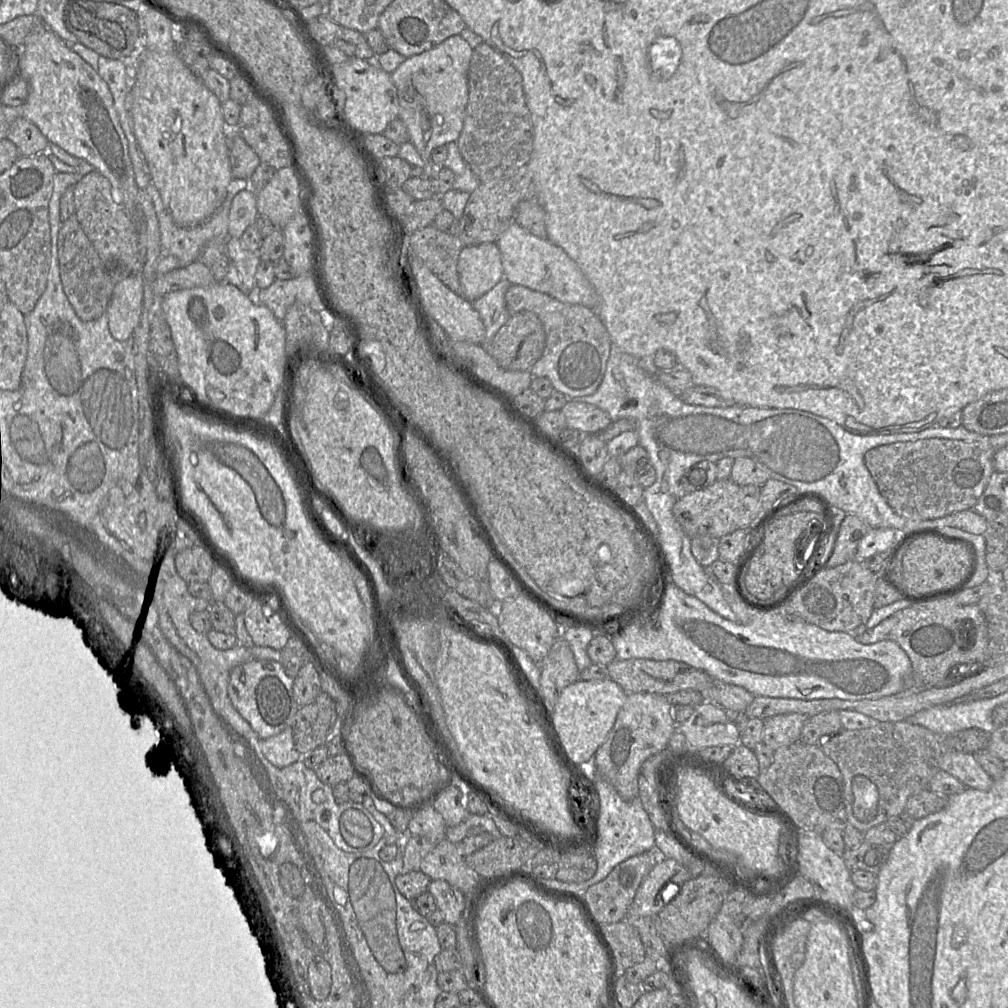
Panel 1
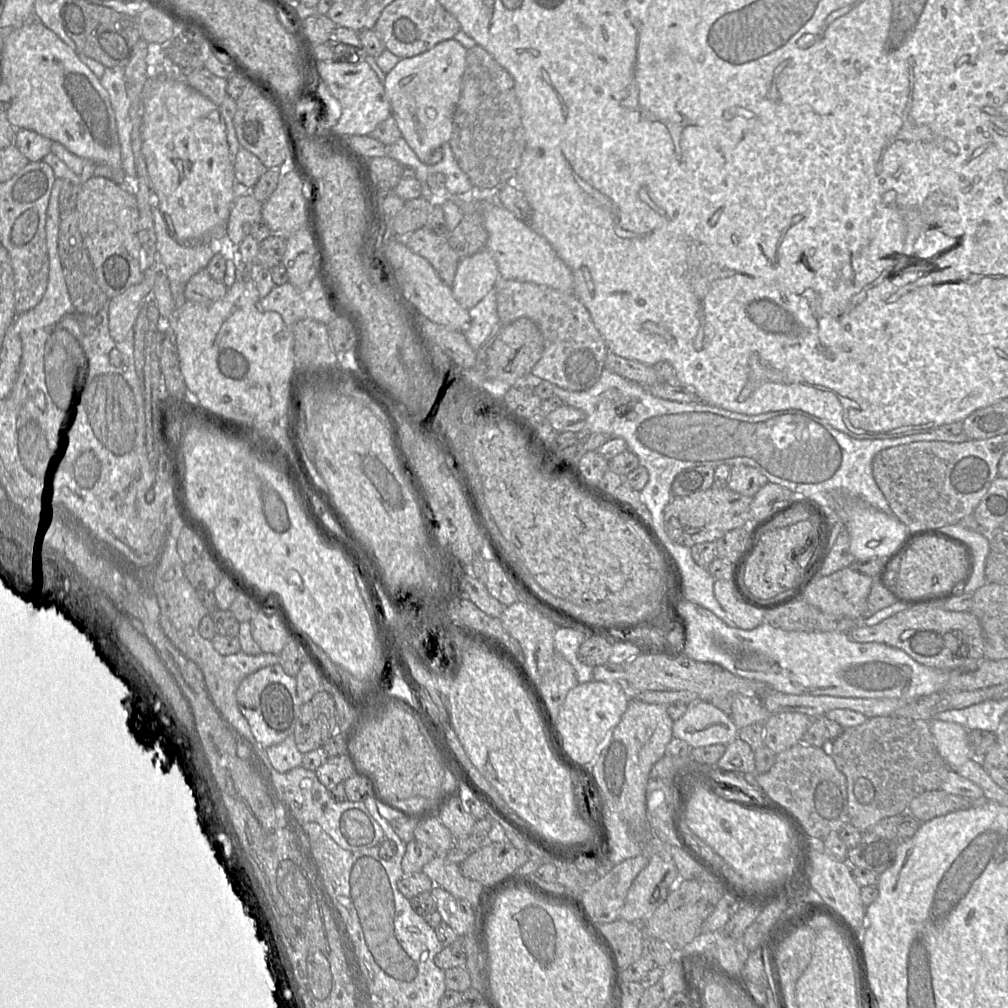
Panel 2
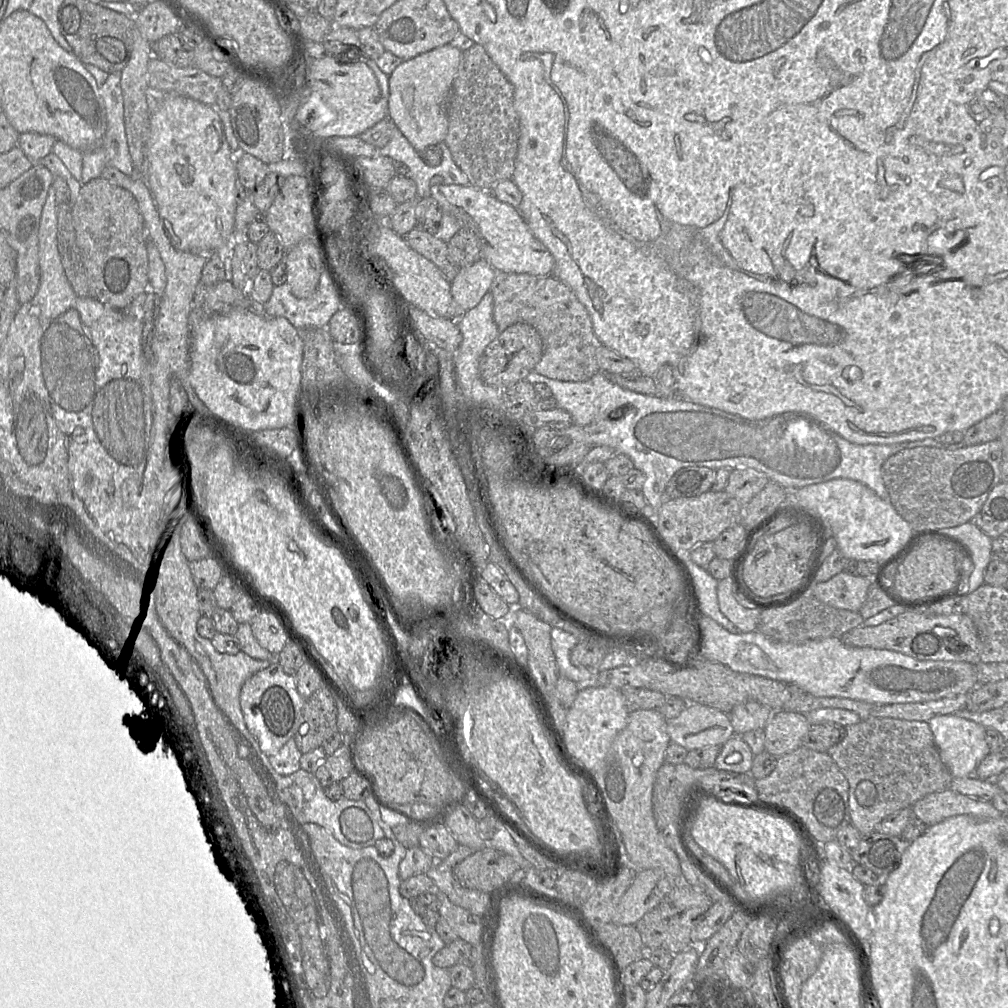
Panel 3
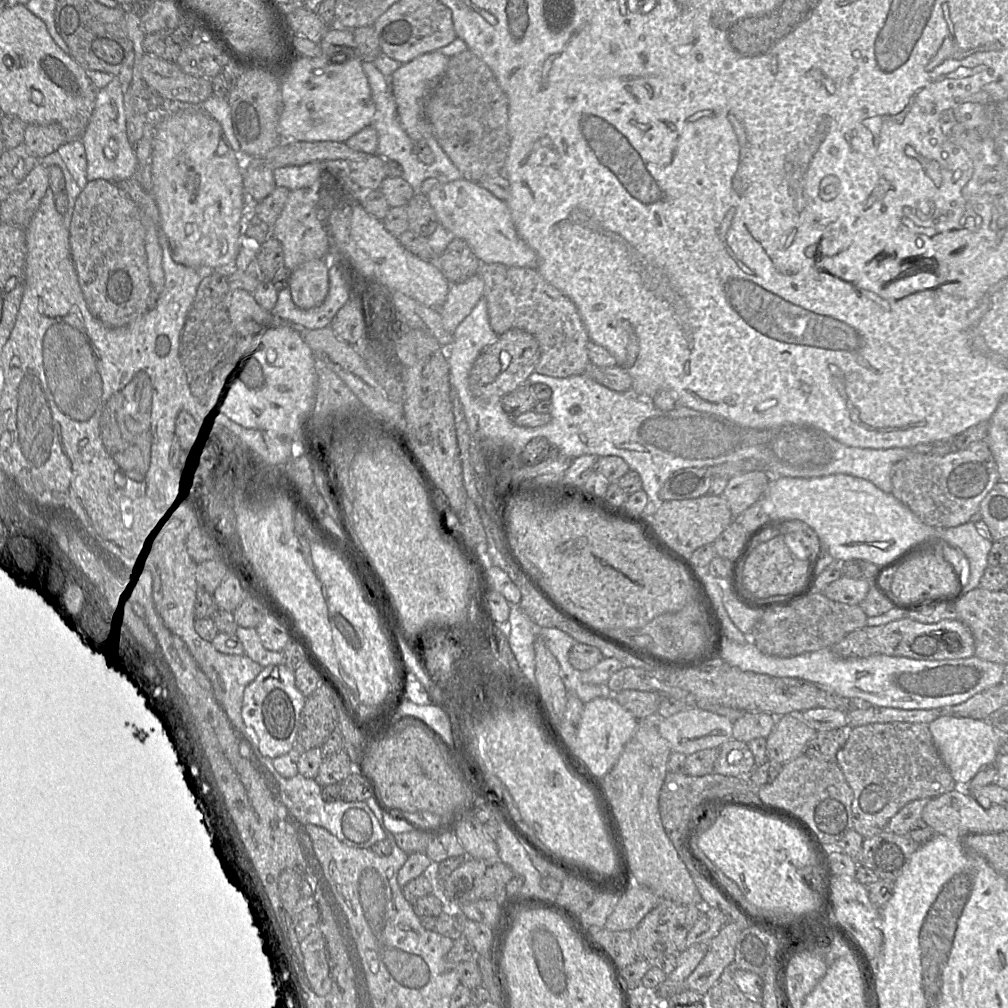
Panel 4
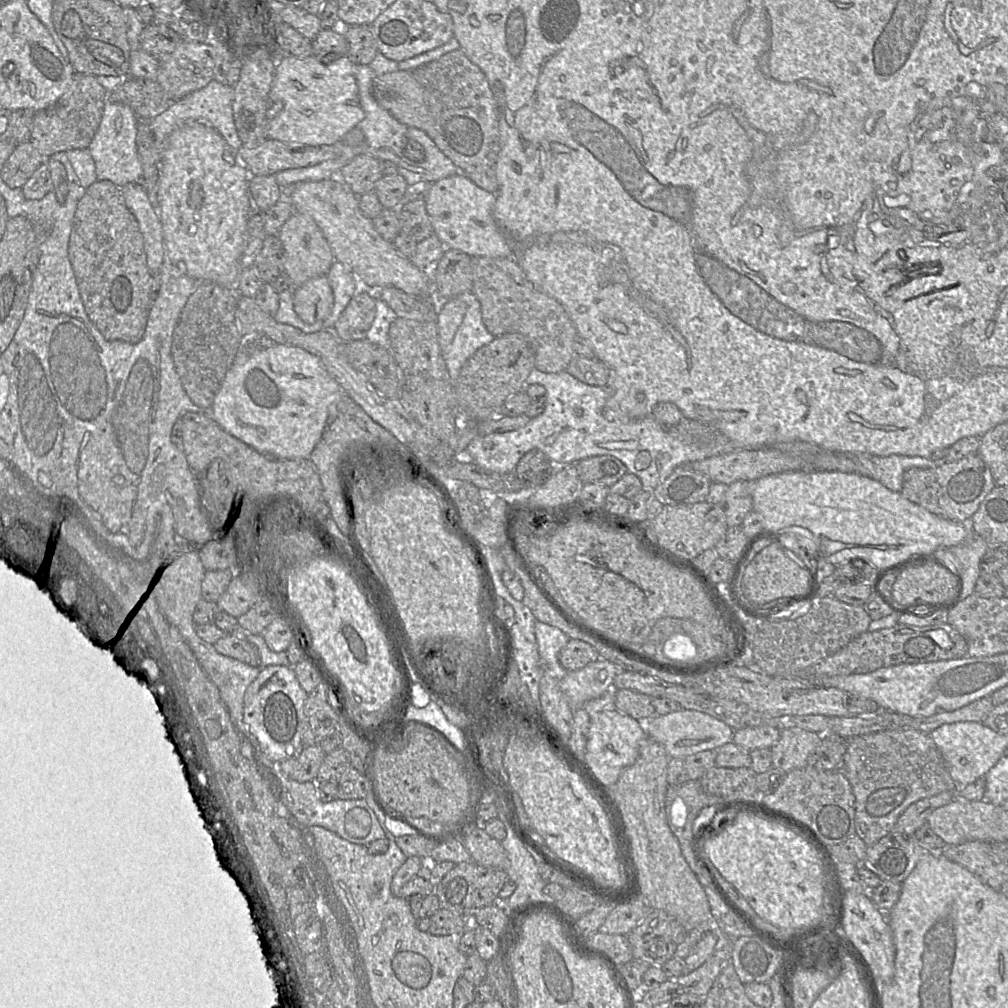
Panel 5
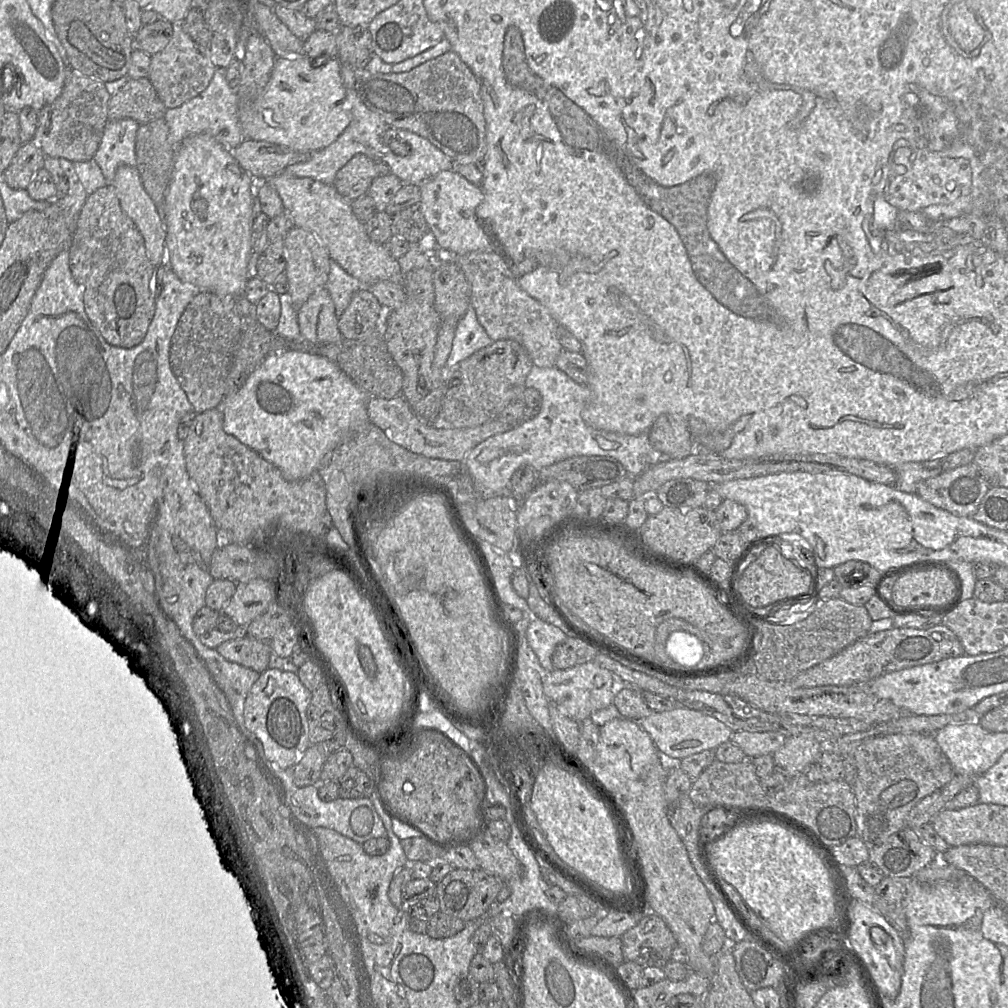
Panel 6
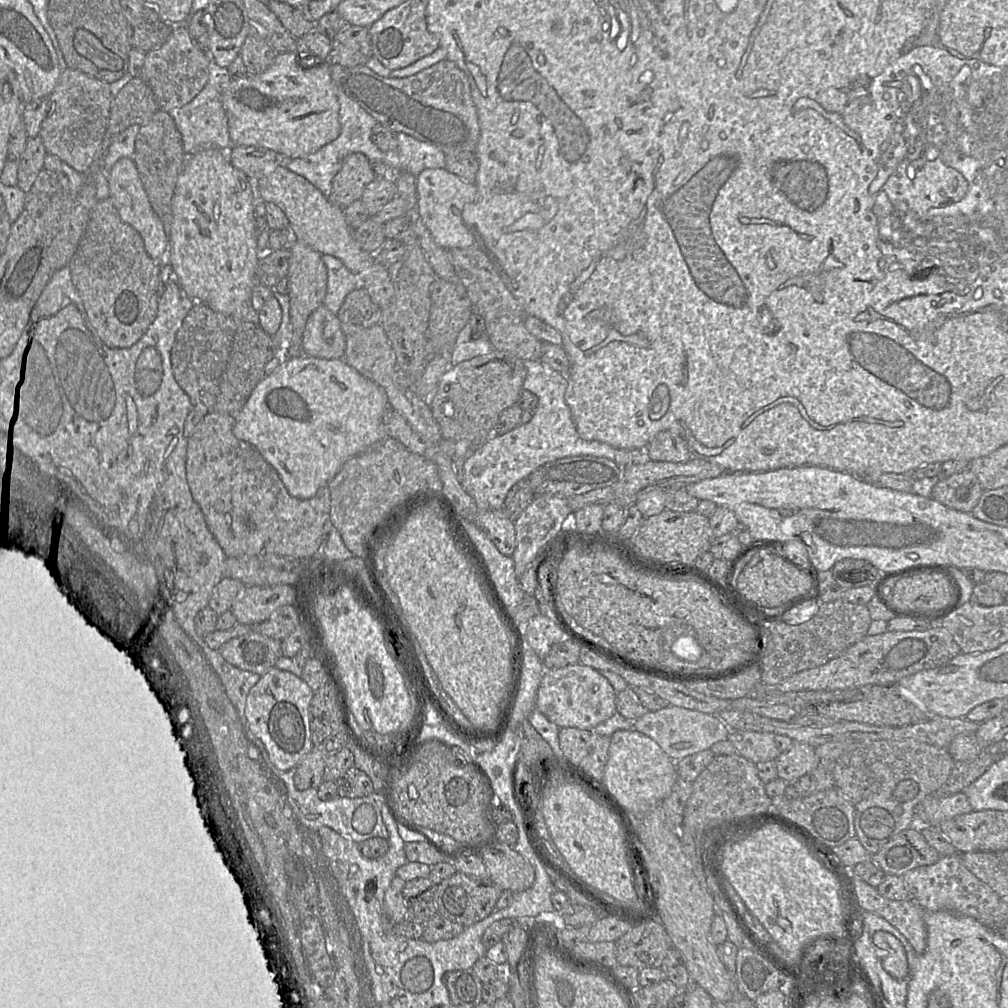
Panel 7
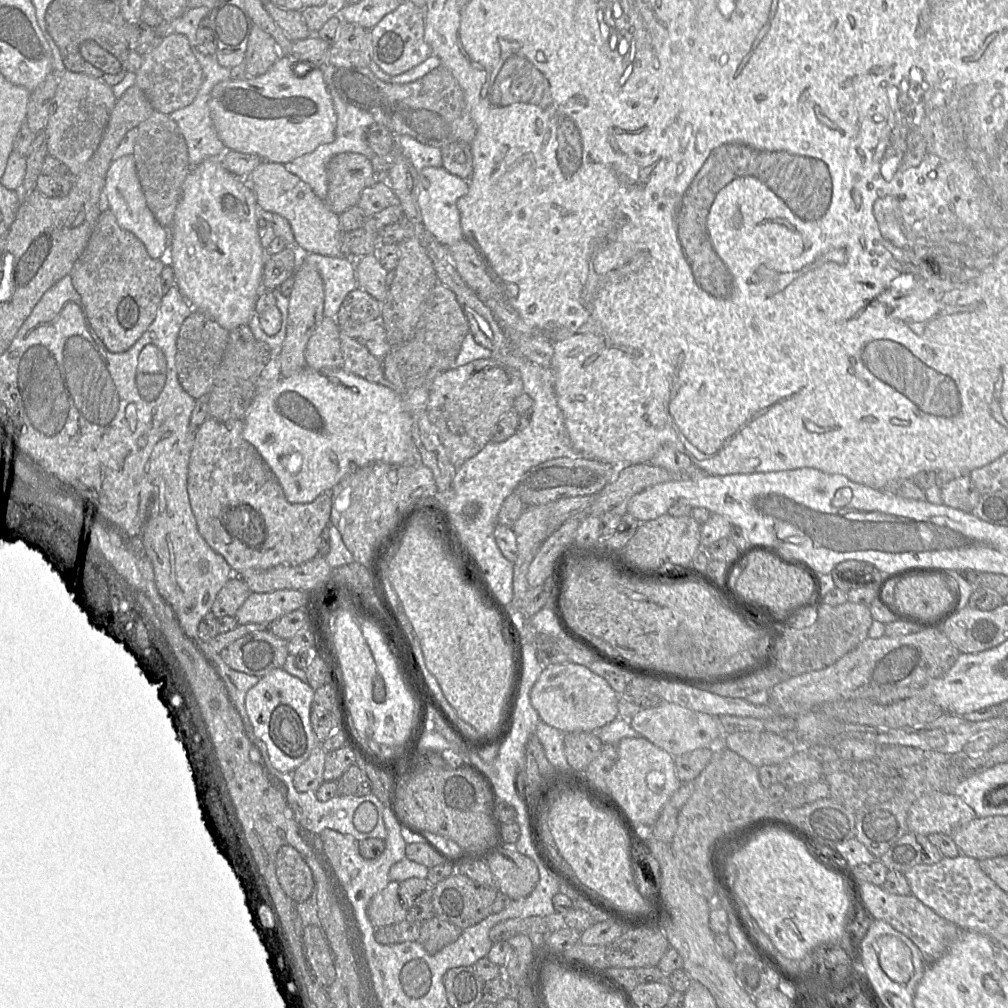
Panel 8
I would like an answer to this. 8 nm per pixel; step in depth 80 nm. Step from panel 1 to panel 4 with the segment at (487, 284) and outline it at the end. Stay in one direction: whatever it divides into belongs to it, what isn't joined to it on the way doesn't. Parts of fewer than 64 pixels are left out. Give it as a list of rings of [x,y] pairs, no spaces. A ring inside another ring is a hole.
[[[478,274],[466,281],[451,284],[443,305],[438,308],[444,329],[454,334],[458,325],[482,298],[484,282]]]

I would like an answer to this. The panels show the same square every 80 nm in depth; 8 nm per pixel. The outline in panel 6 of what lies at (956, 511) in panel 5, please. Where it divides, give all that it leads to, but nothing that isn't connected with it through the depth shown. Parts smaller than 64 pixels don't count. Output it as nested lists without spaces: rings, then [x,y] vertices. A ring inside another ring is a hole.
[[[971,462],[919,482],[916,494],[951,514],[971,517],[990,487],[978,466]]]

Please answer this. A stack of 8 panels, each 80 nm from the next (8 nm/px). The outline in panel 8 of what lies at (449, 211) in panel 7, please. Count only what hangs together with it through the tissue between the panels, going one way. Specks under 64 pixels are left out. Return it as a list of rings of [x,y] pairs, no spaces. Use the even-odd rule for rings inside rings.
[[[426,167],[419,172],[418,203],[426,229],[445,246],[451,246],[464,238],[460,224],[457,201],[468,192],[468,181],[451,174],[445,168]]]

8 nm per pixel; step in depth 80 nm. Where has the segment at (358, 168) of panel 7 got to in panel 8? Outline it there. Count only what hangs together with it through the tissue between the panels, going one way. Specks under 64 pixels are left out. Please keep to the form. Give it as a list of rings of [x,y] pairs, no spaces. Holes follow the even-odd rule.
[[[343,152],[327,165],[328,207],[337,215],[358,204],[362,191],[376,184],[371,160],[363,154]]]

